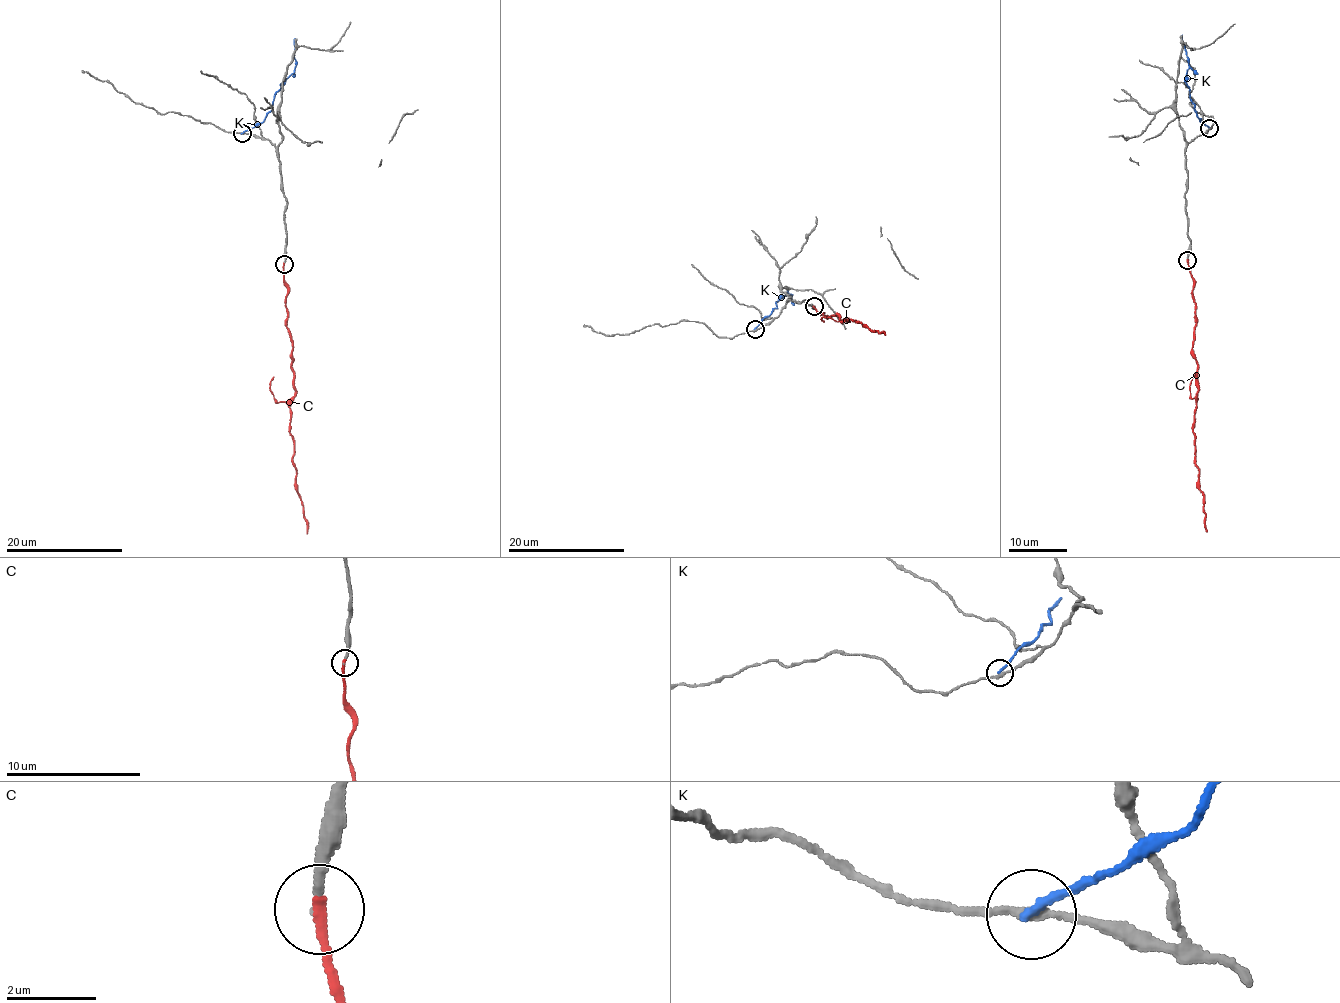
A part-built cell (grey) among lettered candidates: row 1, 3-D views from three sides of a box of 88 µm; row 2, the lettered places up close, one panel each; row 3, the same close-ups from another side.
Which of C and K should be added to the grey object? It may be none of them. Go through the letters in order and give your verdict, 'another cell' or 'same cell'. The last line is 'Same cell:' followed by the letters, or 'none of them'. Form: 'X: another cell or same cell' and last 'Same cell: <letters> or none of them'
C: same cell
K: another cell
Same cell: C

